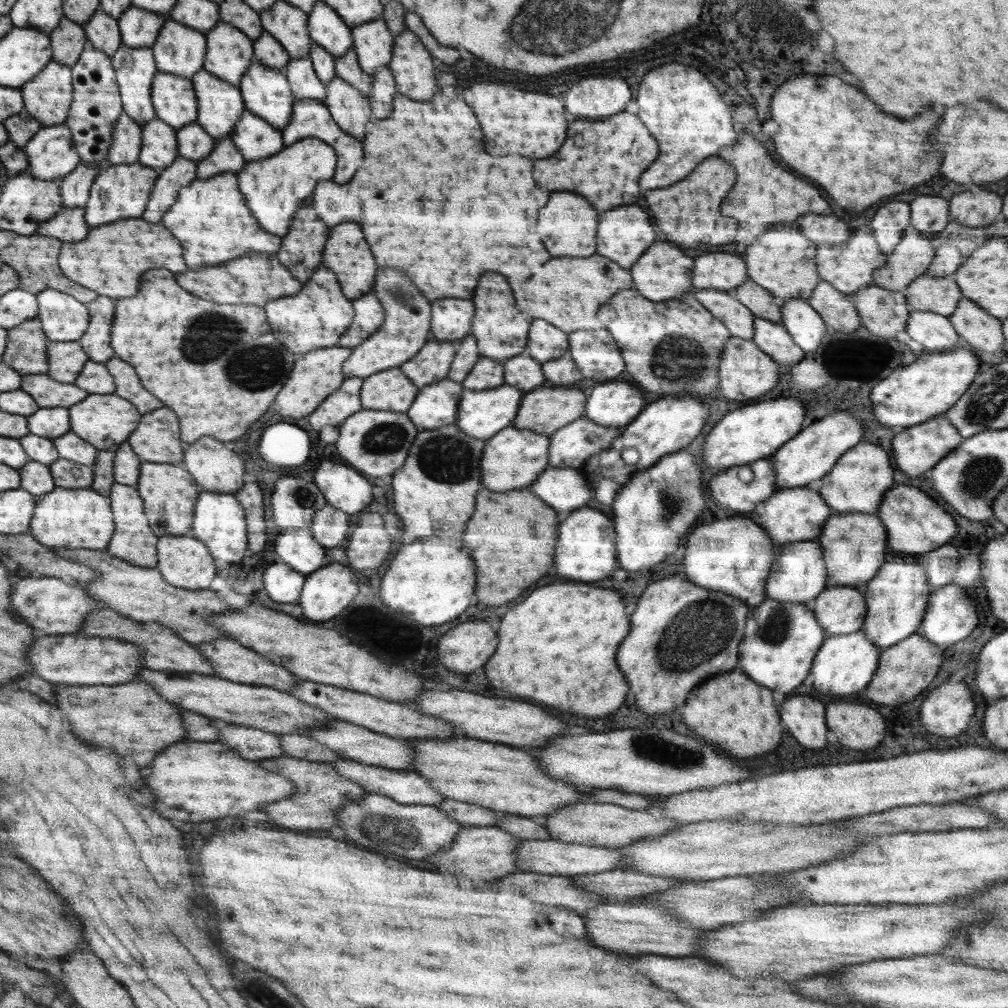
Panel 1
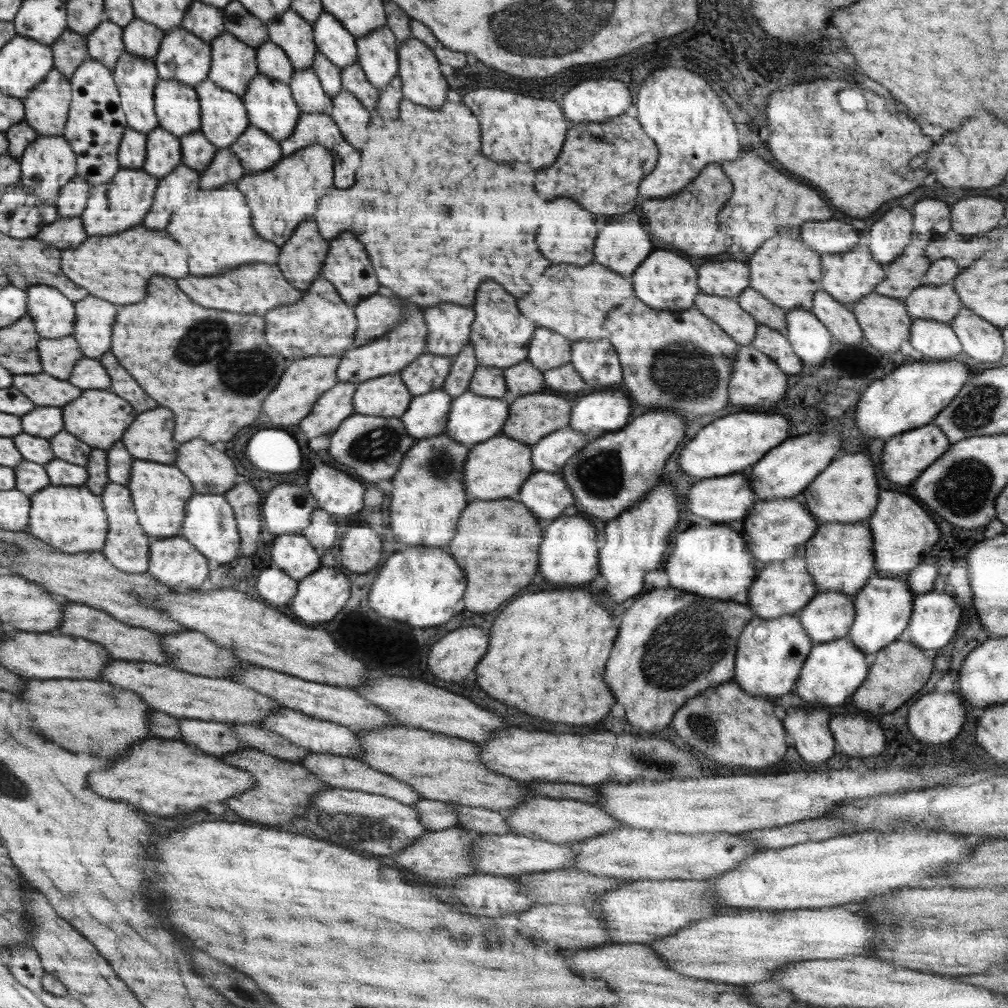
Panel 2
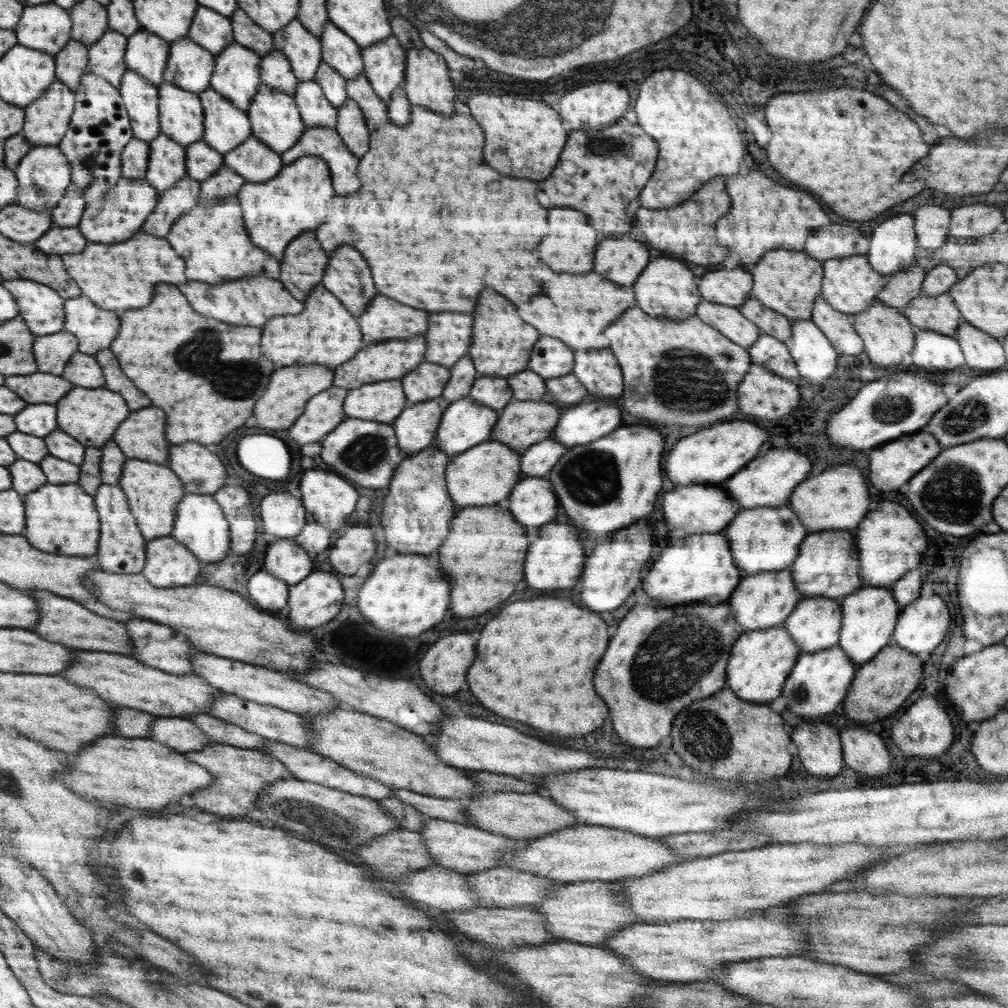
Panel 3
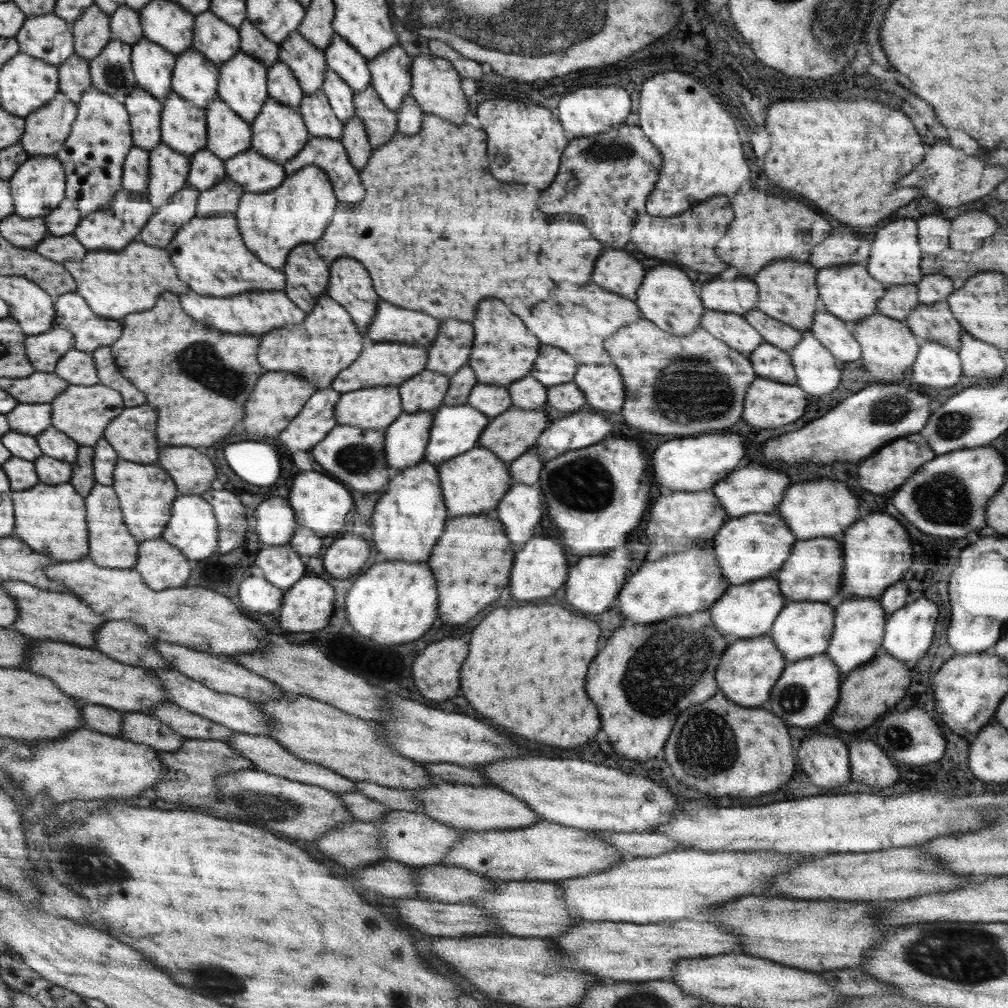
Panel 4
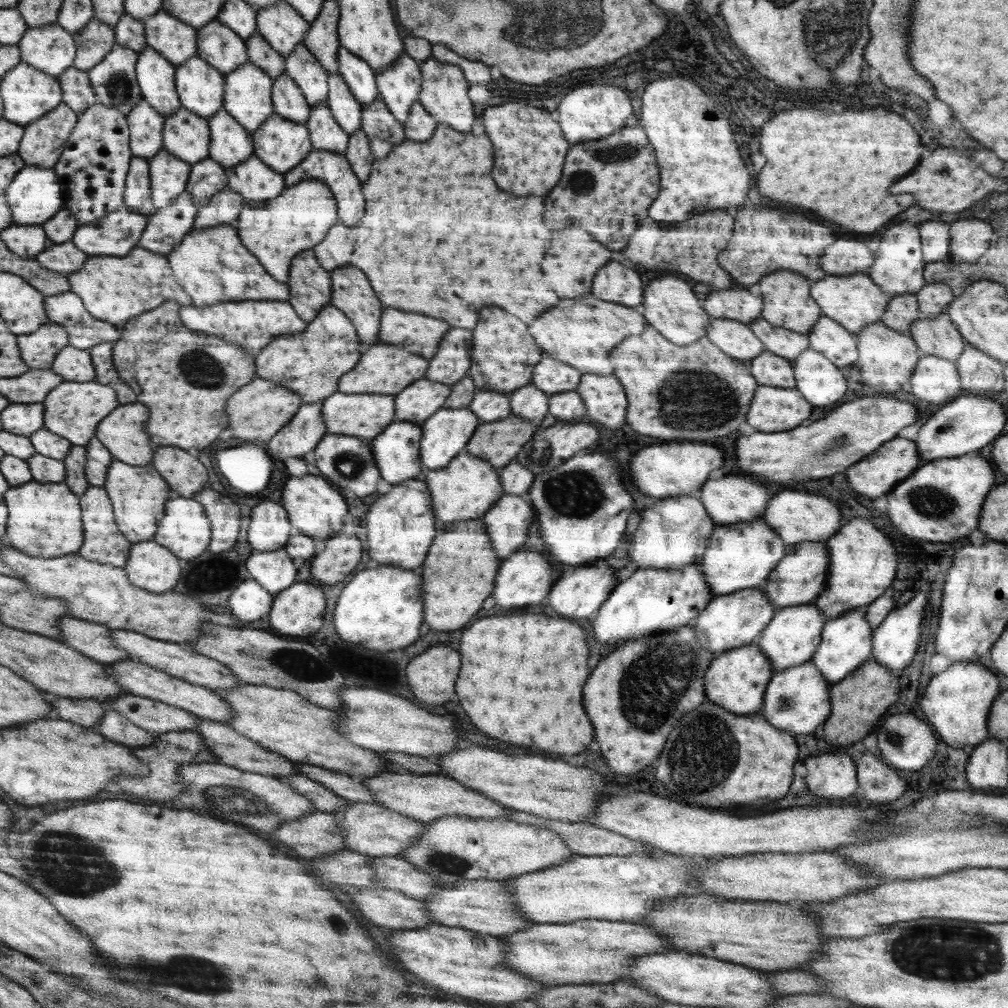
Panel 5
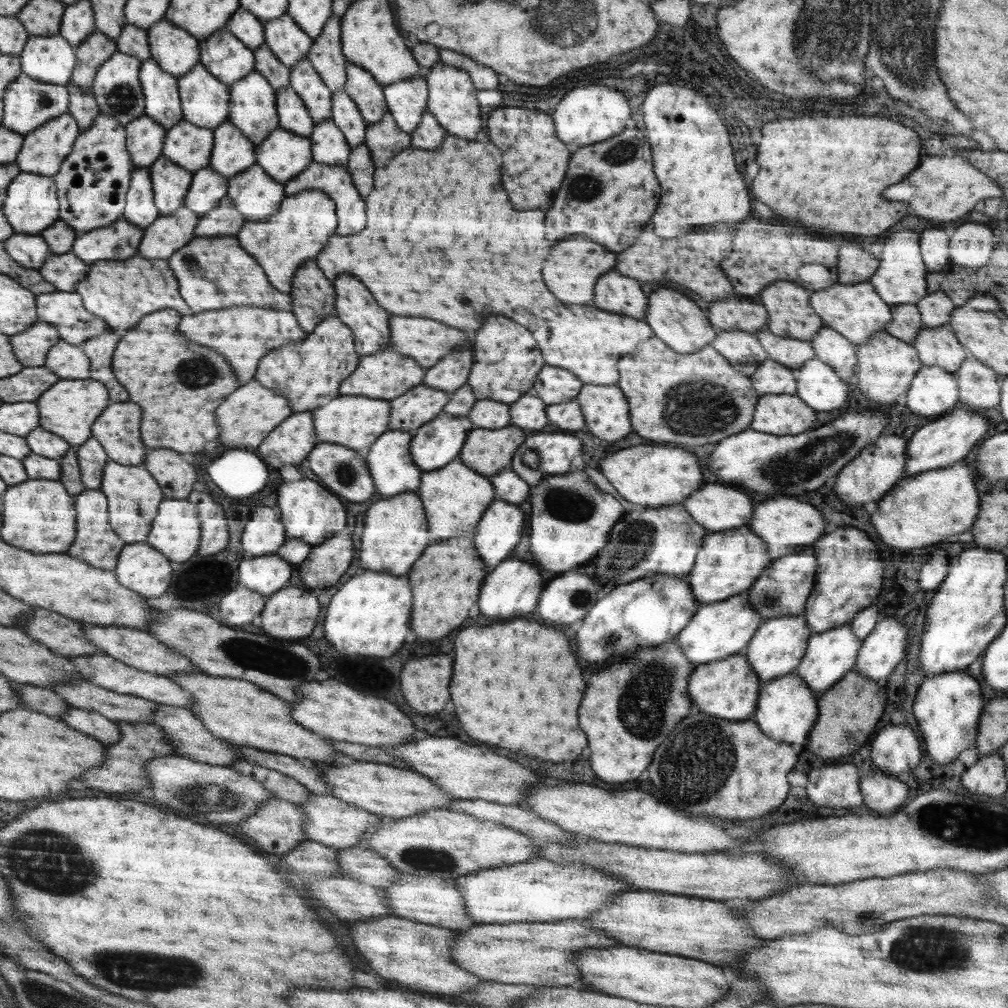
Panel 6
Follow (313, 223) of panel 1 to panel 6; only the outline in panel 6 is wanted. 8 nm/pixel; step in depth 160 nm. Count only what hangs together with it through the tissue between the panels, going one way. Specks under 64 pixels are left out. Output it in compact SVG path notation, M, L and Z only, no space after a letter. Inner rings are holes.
M308 260L304 266L298 268L293 278L293 288L289 292L292 297L293 314L298 316L298 324L302 324L307 334L316 330L322 319L328 314L334 314L334 286L326 280L325 273L318 268L316 260Z

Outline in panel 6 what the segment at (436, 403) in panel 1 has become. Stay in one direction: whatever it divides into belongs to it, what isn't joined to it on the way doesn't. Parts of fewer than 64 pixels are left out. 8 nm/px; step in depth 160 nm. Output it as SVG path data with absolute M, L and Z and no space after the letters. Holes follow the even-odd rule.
M387 430L370 446L365 454L368 459L370 472L374 477L374 484L378 487L378 492L384 496L400 495L406 490L416 490L420 484L420 474L423 470L413 460L412 457L413 432Z

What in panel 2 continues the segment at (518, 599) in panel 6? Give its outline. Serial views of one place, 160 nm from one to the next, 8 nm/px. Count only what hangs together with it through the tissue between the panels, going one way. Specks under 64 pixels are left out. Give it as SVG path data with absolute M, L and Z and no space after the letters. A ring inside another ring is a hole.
M581 514L576 516L561 516L548 522L550 526L544 532L540 546L540 574L548 582L556 584L584 584L598 577L599 549L596 546L597 533L595 526Z

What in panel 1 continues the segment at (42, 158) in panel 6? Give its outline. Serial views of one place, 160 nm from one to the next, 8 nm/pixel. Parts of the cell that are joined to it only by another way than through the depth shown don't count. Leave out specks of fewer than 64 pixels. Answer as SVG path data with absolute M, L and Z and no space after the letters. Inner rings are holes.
M54 62L38 80L20 88L24 94L24 110L43 126L62 124L67 119L73 100L71 68Z

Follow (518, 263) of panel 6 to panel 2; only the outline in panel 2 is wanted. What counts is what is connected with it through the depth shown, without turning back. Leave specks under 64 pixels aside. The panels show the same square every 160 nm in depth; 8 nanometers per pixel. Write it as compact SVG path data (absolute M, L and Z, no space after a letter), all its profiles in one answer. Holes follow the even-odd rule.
M407 99L402 100L399 104L400 114L396 120L387 118L374 117L368 124L367 131L370 132L370 138L362 150L362 172L358 172L358 184L354 188L338 189L334 187L328 195L324 196L318 204L316 214L313 219L317 221L321 235L326 240L336 239L341 232L350 231L370 248L370 256L374 256L374 268L378 268L378 280L382 280L382 286L394 290L398 296L408 298L414 304L420 306L434 306L440 302L454 302L454 304L464 304L470 306L474 304L474 294L480 282L492 278L498 284L506 288L512 296L524 296L530 290L530 284L536 282L542 272L548 268L548 260L536 252L536 230L540 228L542 212L546 210L546 200L542 200L534 192L534 172L526 168L526 164L496 164L482 156L480 152L480 124L476 116L462 104L446 104L446 108L424 108L421 104L412 104Z

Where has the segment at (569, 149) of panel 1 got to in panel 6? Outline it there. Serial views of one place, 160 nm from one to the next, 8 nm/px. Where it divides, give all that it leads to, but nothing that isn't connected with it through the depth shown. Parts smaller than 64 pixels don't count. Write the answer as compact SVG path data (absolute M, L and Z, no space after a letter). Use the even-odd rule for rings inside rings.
M628 128L616 136L580 147L578 152L571 153L570 164L566 178L556 192L556 200L552 208L546 212L546 238L552 242L562 240L562 236L590 236L590 240L606 246L612 252L622 252L640 236L646 222L652 218L658 200L660 200L660 186L652 172L652 154L650 144L644 130Z

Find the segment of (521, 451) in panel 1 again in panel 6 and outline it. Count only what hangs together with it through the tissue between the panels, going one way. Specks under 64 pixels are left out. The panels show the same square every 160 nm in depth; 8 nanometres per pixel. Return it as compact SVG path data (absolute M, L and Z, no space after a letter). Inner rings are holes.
M459 458L440 470L425 472L417 494L424 502L425 516L430 524L430 532L434 532L434 542L474 534L484 512L496 500L492 478L468 468Z

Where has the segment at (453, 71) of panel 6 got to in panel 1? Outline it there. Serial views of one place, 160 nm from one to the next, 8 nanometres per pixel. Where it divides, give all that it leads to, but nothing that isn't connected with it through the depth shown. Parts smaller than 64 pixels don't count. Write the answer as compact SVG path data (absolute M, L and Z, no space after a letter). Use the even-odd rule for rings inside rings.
M416 33L398 34L393 60L388 64L399 95L414 100L430 100L438 90L433 56Z

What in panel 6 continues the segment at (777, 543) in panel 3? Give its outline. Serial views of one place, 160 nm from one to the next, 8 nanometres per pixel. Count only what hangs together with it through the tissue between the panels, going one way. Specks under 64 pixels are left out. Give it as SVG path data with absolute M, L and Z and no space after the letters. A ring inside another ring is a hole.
M747 525L710 532L702 539L702 547L697 553L691 572L686 576L686 582L699 606L717 603L748 591L770 563L766 544Z

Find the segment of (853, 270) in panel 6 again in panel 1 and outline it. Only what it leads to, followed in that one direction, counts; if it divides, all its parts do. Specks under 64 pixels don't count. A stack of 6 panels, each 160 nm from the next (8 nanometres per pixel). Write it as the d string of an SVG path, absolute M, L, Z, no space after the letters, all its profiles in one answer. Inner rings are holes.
M800 216L798 224L801 233L816 245L822 243L842 244L851 236L852 232L838 216Z

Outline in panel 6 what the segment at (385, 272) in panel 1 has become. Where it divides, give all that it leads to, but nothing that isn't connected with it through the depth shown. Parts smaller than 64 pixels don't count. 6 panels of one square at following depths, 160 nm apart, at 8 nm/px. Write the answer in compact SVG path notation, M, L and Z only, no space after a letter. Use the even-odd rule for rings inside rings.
M392 350L378 352L362 360L362 368L358 368L358 372L354 372L354 376L350 376L346 384L342 384L342 395L368 396L368 398L384 398L384 400L397 399L404 395L404 392L408 392L412 386L424 384L424 372L426 370L422 366L418 366L412 358L404 354Z

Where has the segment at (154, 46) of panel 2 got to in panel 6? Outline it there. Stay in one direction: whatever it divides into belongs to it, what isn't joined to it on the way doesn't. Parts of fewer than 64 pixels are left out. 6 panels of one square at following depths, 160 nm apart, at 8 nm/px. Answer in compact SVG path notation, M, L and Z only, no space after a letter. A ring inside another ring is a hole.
M152 58L142 64L139 76L145 94L145 114L166 128L176 126L184 118L180 82Z

